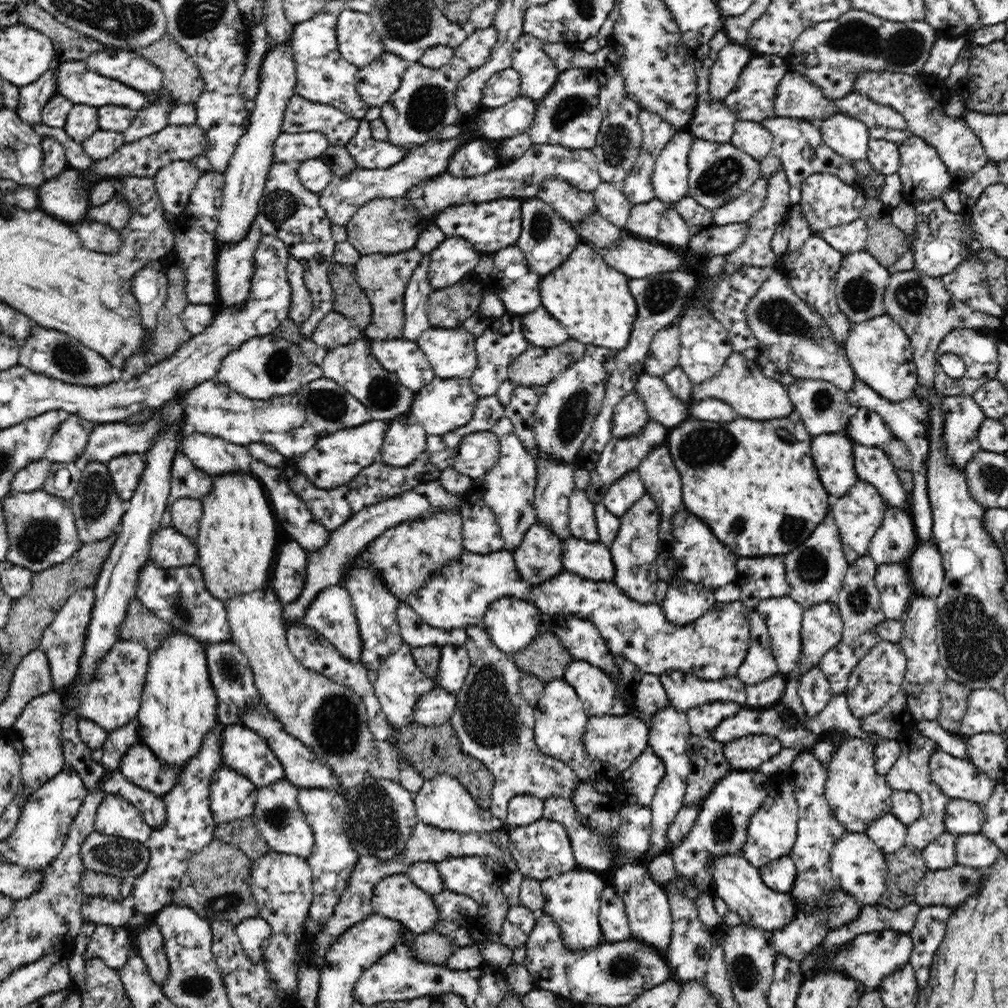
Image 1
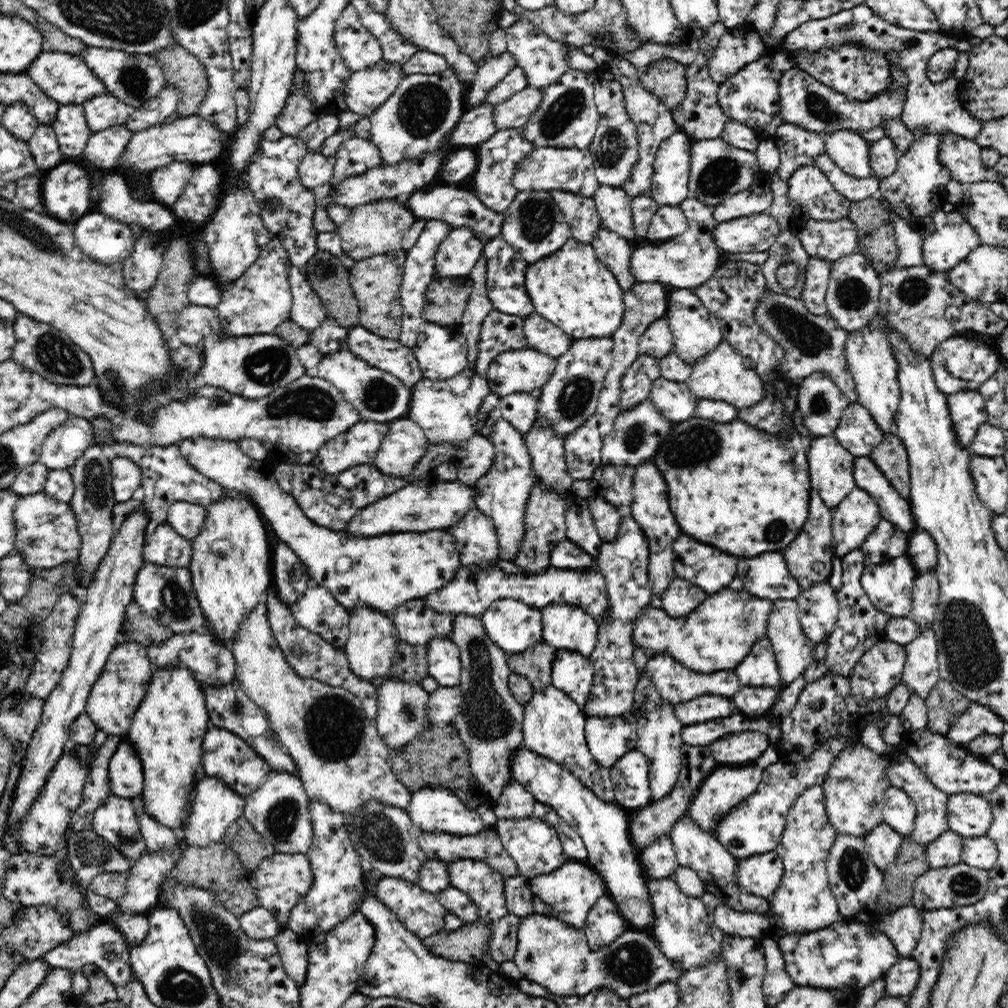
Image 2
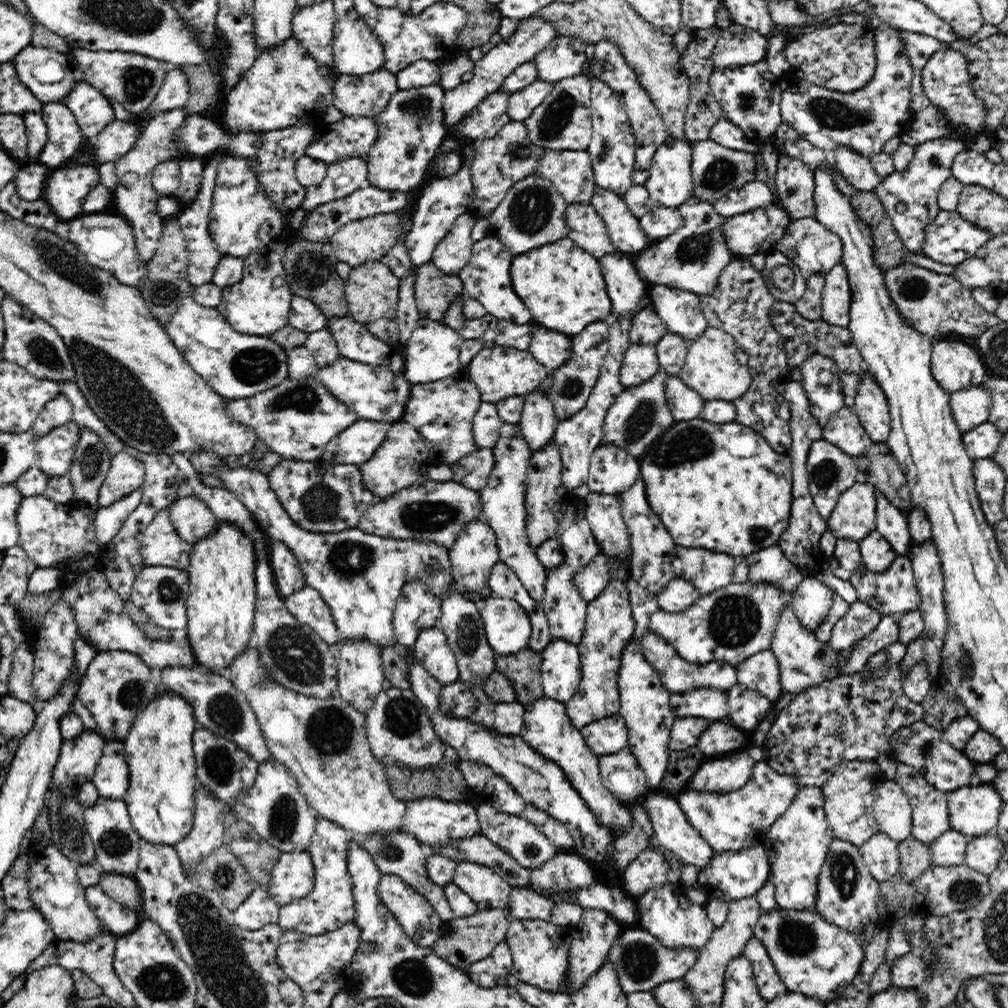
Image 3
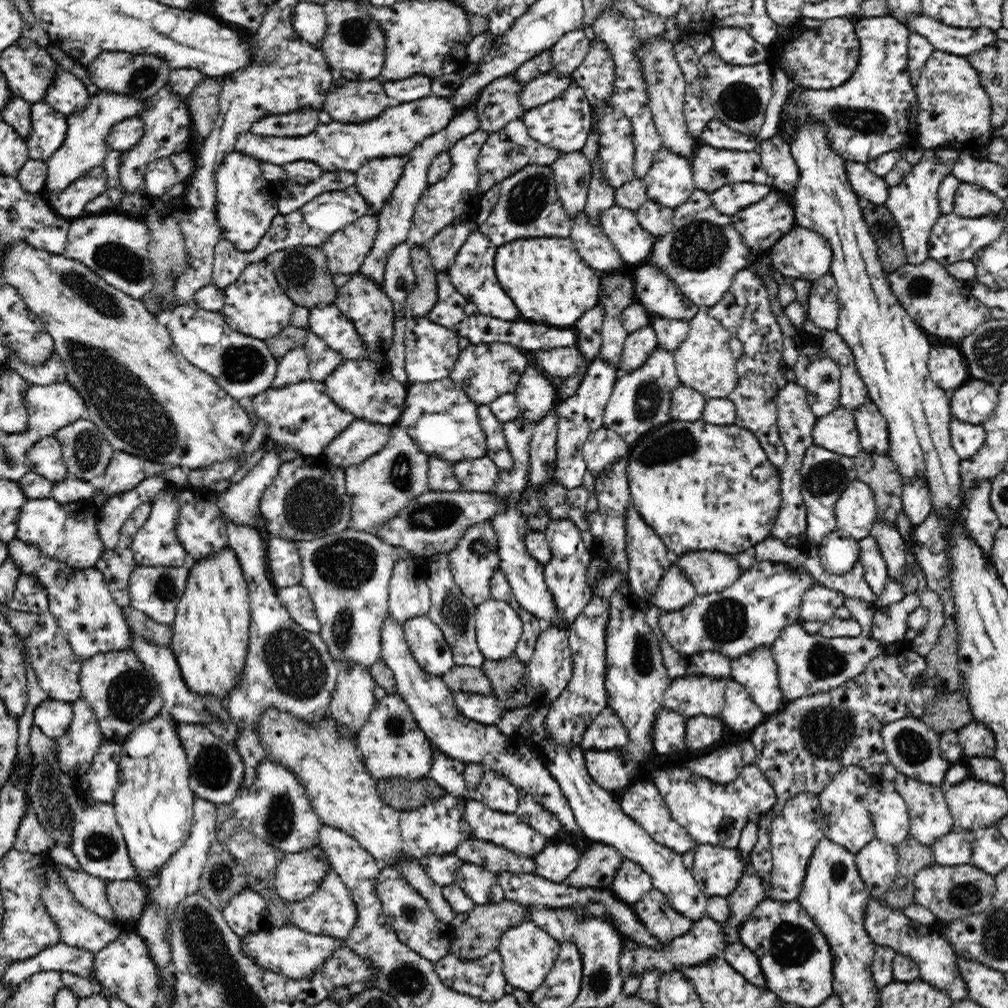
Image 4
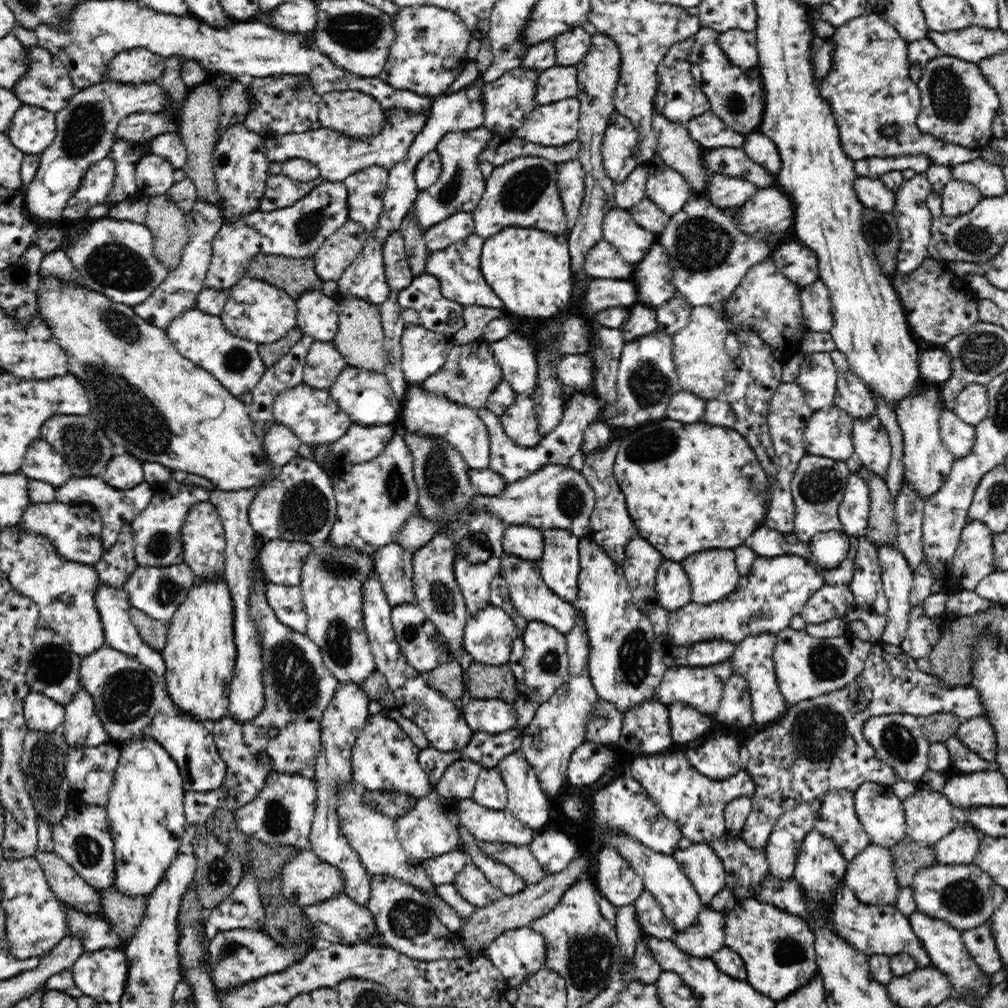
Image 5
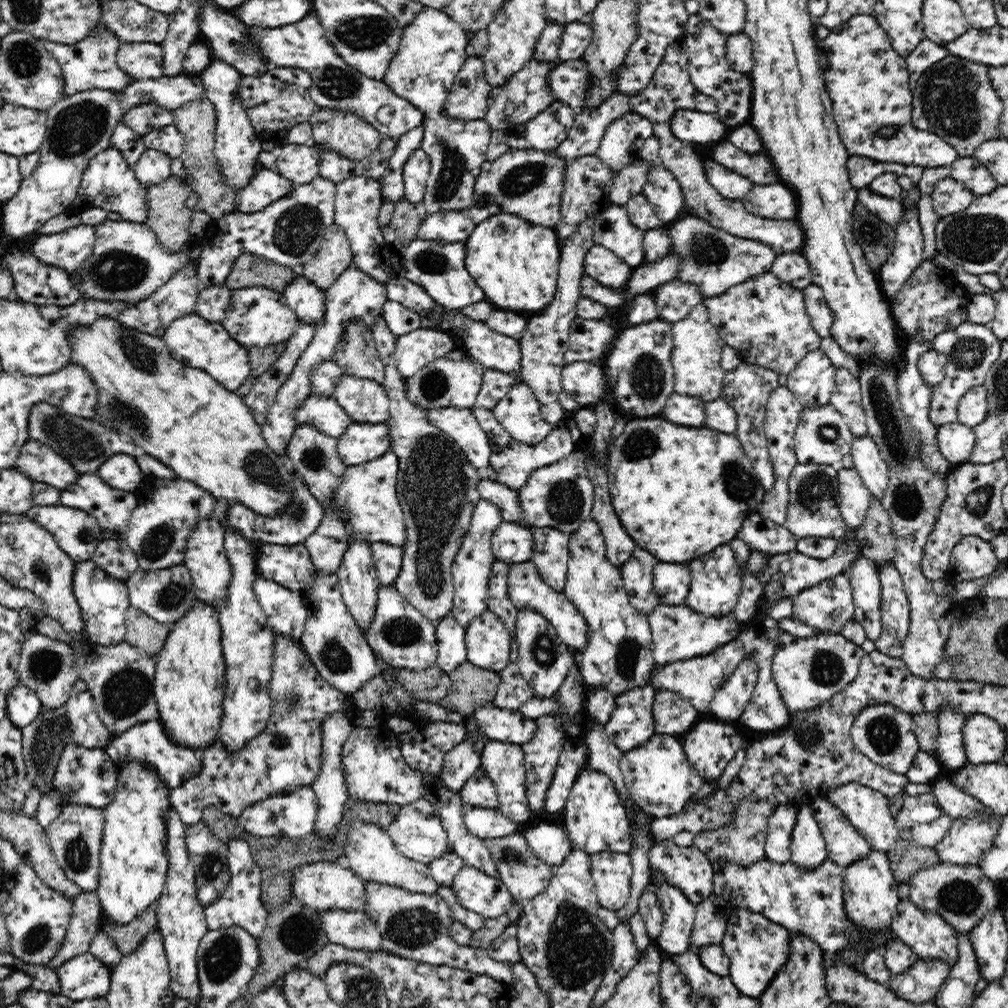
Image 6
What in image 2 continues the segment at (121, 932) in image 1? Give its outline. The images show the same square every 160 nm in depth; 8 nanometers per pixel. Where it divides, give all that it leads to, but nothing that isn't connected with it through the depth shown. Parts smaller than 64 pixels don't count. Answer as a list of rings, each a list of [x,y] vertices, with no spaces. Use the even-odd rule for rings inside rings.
[[[101,922],[96,928],[74,936],[71,940],[60,944],[56,949],[41,957],[40,960],[48,963],[52,968],[66,968],[73,972],[84,965],[94,964],[104,972],[106,979],[114,985],[114,988],[120,988],[120,986],[126,988],[132,979],[130,965],[128,965],[129,948],[130,945],[124,939],[124,935],[118,932],[118,929]]]

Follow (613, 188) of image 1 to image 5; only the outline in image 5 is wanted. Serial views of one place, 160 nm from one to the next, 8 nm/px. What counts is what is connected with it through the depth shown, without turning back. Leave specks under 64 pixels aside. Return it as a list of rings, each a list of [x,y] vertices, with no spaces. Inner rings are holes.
[[[618,208],[606,212],[602,230],[603,239],[616,247],[621,257],[632,264],[639,263],[659,237],[636,224],[626,209]]]

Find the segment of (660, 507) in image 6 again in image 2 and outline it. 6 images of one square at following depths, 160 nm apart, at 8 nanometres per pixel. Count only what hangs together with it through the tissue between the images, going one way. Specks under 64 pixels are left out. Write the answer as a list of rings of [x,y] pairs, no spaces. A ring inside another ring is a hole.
[[[696,417],[674,424],[651,461],[666,481],[668,507],[682,535],[728,555],[748,558],[786,549],[806,522],[810,500],[808,492],[812,489],[807,449],[803,438],[794,430],[786,436],[773,436],[739,418],[718,424]]]

